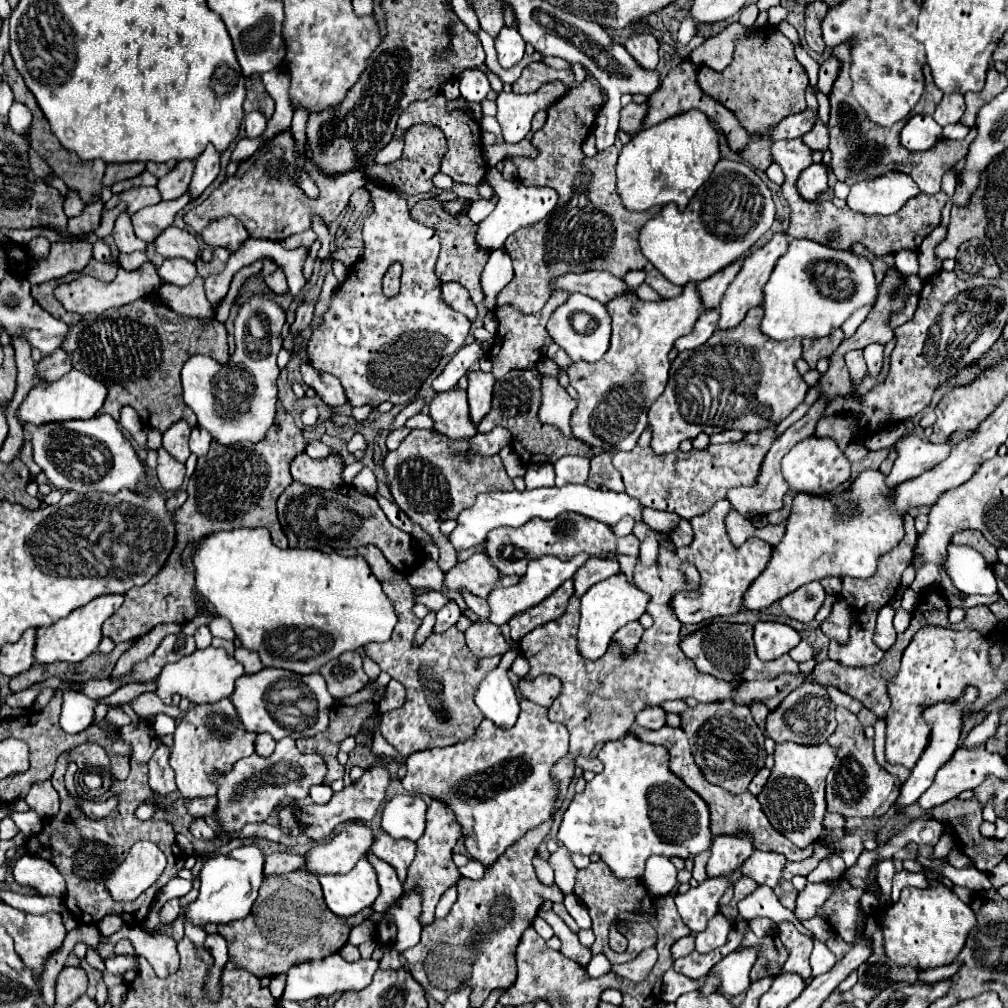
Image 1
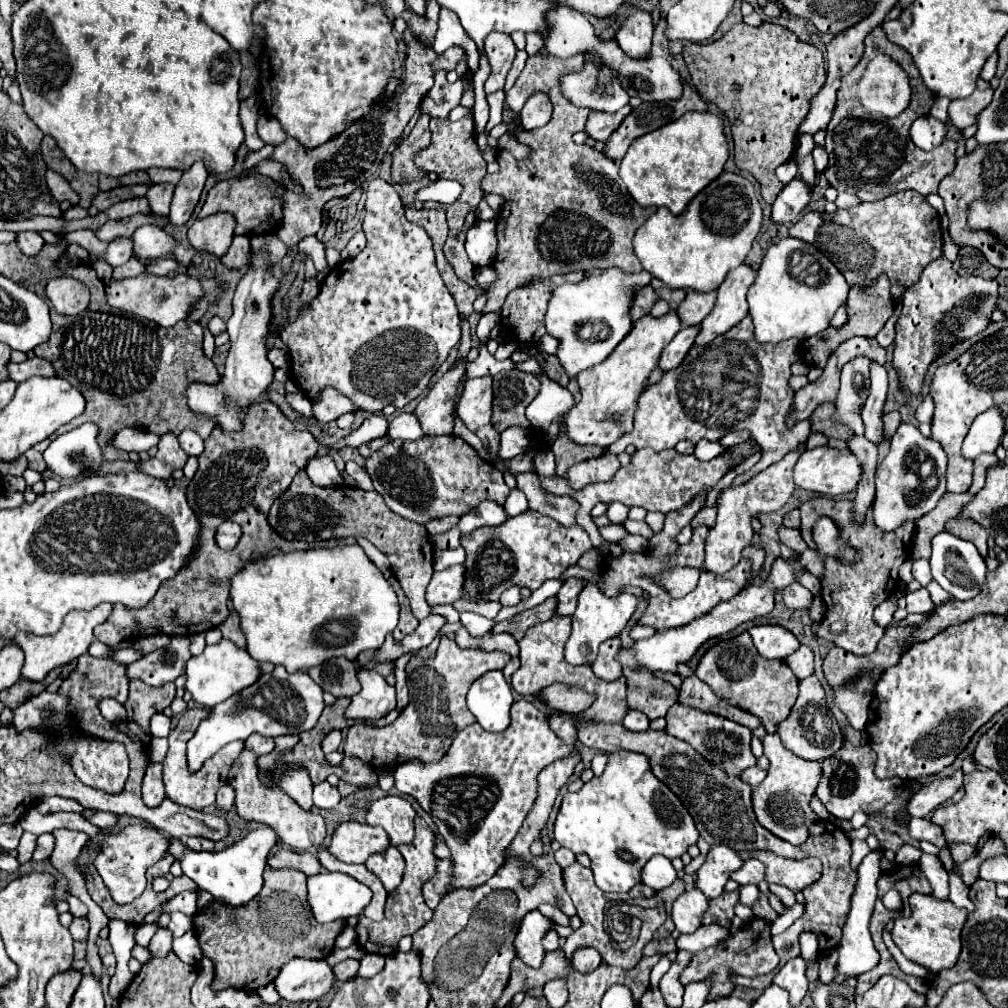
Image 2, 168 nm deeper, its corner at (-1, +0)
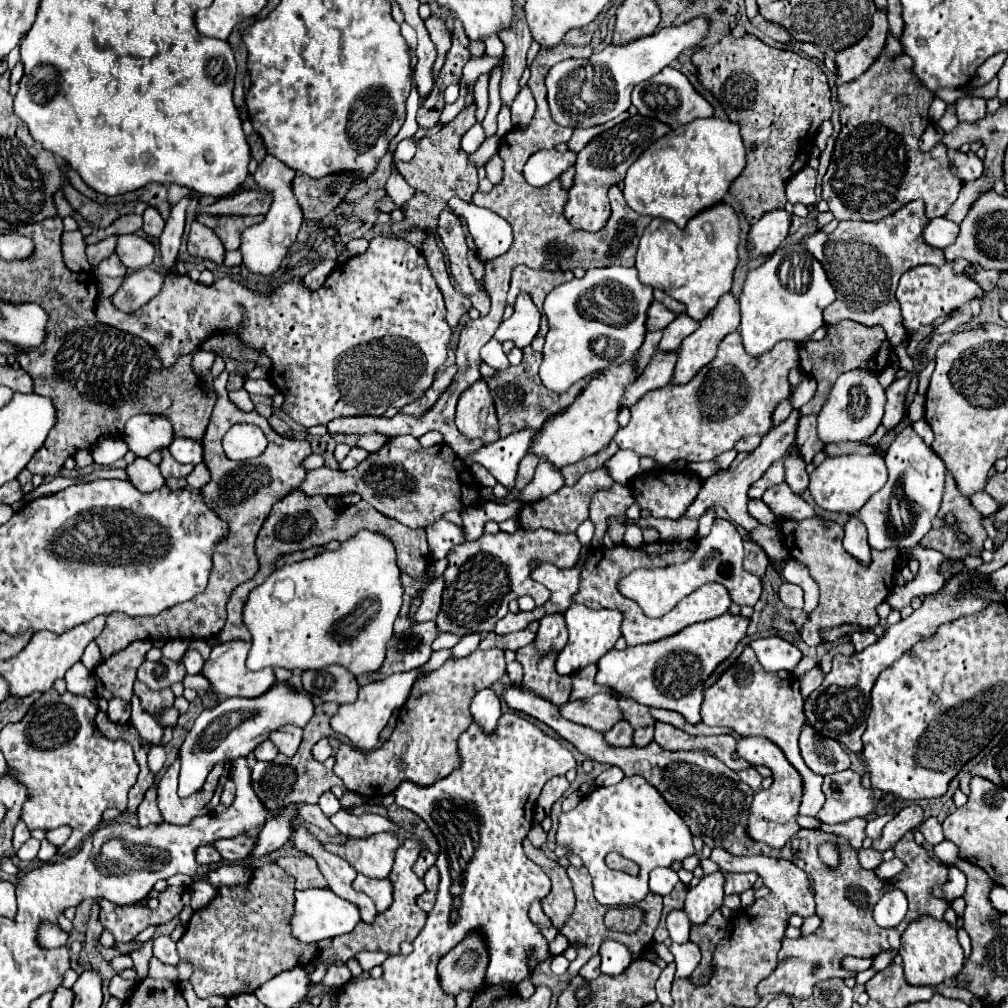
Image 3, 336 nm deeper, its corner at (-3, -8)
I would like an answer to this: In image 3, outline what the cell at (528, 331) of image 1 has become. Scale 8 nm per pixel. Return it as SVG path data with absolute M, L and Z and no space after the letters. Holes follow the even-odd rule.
M517 266L511 276L511 288L507 294L507 304L515 306L515 300L521 292L527 292L533 302L537 302L537 308L541 312L541 330L539 336L547 334L547 318L543 314L543 300L545 296L559 284L567 280L567 274L571 272L545 272L545 270L531 270L527 266Z

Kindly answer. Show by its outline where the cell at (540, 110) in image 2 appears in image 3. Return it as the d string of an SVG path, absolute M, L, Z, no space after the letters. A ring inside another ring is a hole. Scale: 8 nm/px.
M521 88L517 98L511 104L511 118L513 118L513 126L515 128L527 128L527 124L533 120L535 116L535 98L531 94L529 88Z

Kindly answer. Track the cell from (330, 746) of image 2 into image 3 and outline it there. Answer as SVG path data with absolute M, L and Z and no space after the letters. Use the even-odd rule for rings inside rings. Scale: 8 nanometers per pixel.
M327 738L319 740L319 742L313 746L313 754L315 754L315 758L317 758L319 762L325 762L325 760L331 756L331 744L329 744L329 740L327 740Z

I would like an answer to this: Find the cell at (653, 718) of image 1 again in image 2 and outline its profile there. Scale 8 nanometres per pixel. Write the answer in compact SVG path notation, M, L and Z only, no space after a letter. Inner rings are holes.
M629 710L621 722L627 730L631 732L643 732L649 728L649 718L643 714L643 712L637 712L637 710Z

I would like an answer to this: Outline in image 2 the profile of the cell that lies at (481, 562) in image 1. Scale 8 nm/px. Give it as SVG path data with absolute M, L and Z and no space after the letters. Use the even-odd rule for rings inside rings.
M449 566L441 572L435 572L429 586L427 586L427 604L453 604L461 596L461 584L463 584L463 566Z

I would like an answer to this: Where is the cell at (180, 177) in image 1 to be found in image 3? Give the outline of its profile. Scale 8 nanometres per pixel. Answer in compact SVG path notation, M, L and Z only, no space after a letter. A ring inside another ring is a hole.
M147 206L145 214L143 214L143 230L149 238L157 238L161 232L163 232L163 226L165 226L165 220L161 216L161 212L155 208L155 206Z

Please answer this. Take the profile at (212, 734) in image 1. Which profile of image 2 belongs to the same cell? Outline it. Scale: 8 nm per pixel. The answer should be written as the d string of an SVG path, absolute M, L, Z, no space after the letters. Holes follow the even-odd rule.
M189 708L181 714L179 718L179 724L171 730L169 734L169 752L163 760L163 784L165 784L165 796L169 800L173 800L175 804L179 806L185 806L185 808L191 808L191 810L203 810L205 806L211 806L215 804L215 794L217 790L227 784L227 774L229 774L229 768L235 760L235 756L239 756L241 748L243 748L243 742L235 742L235 744L227 744L223 748L223 752L217 752L217 756L213 756L213 760L207 760L199 772L195 772L193 776L189 776L189 770L185 768L185 744L187 740L191 738L191 732L197 730L199 722L207 716L207 710L201 710L201 708Z

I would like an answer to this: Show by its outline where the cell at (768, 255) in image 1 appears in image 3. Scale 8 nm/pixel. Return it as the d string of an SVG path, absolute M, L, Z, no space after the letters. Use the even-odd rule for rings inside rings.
M727 292L727 294L723 296L723 300L719 300L719 304L701 320L701 326L699 326L693 334L689 334L689 336L683 340L683 344L681 344L681 348L679 348L679 360L677 360L677 366L675 366L673 382L677 382L677 384L689 382L689 380L699 372L701 366L709 364L709 362L715 358L715 352L717 352L719 342L721 342L729 332L735 332L737 328L739 328L739 300L737 300L731 292Z

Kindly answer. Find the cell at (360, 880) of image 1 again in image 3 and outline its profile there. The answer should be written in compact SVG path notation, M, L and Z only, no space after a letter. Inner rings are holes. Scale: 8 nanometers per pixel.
M331 888L297 890L295 898L297 902L295 902L295 914L291 918L291 924L293 924L293 936L299 938L301 942L321 942L325 938L335 938L351 932L361 922L359 906L335 896Z

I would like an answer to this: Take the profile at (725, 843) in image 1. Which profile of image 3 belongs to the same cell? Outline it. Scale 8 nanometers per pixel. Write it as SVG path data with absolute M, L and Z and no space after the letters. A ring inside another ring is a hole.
M717 870L709 876L703 876L695 888L689 888L683 910L693 924L707 922L707 918L723 904L723 884L725 872Z

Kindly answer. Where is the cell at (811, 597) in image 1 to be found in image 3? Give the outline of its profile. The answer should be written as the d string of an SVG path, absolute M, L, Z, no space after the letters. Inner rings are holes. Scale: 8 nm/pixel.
M783 582L779 588L779 598L787 608L803 608L803 590L791 582Z

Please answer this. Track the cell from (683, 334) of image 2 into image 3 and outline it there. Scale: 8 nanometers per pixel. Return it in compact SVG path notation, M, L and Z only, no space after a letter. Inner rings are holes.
M657 350L655 356L651 358L651 362L647 364L647 368L643 370L643 374L637 378L637 382L627 386L621 406L633 406L643 394L667 386L675 372L677 356L679 356L677 352L659 352Z

